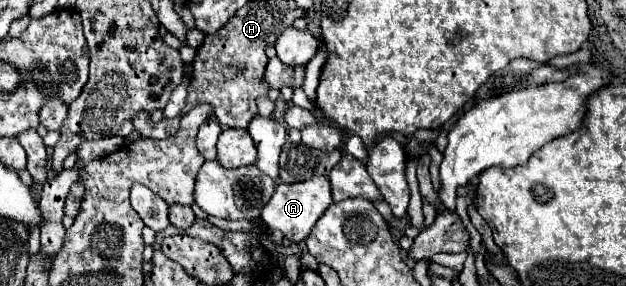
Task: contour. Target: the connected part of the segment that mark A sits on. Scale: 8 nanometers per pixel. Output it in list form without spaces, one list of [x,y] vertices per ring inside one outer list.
[[[315,176],[311,180],[295,182],[295,184],[277,184],[275,194],[271,196],[271,200],[261,210],[261,218],[271,230],[279,230],[287,238],[291,238],[293,242],[301,242],[309,236],[311,228],[321,218],[321,214],[329,208],[331,202],[333,202],[331,200],[331,188],[329,188],[327,178],[323,178],[323,176]]]

